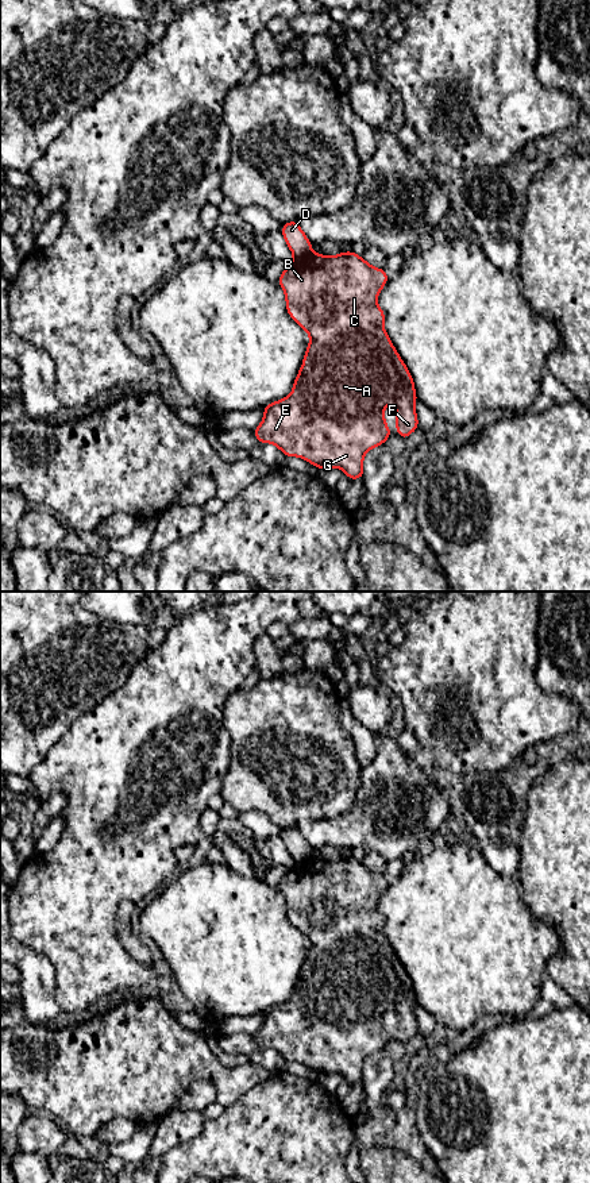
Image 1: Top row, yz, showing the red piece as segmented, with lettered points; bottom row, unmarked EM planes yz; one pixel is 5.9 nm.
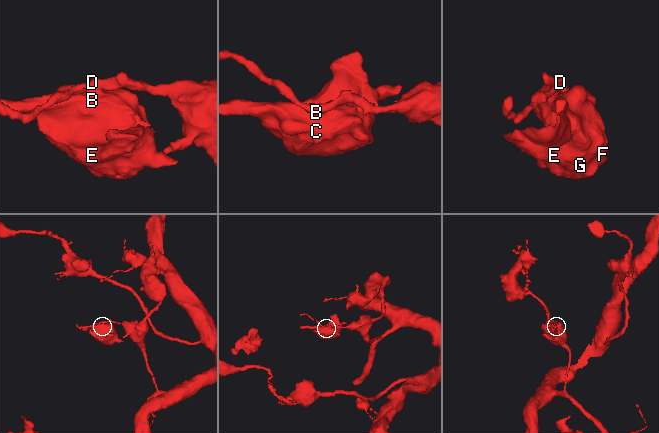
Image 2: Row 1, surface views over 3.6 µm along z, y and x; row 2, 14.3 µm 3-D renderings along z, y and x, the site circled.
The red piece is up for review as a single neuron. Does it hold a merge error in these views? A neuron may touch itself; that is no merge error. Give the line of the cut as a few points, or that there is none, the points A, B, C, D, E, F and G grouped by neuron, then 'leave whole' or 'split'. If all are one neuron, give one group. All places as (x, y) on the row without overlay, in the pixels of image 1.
cut in yz along (309, 855), (294, 863); A B C E F G / D; split

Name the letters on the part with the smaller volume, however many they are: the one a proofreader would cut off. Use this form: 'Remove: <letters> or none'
Remove: A, B, C, E, F, G

